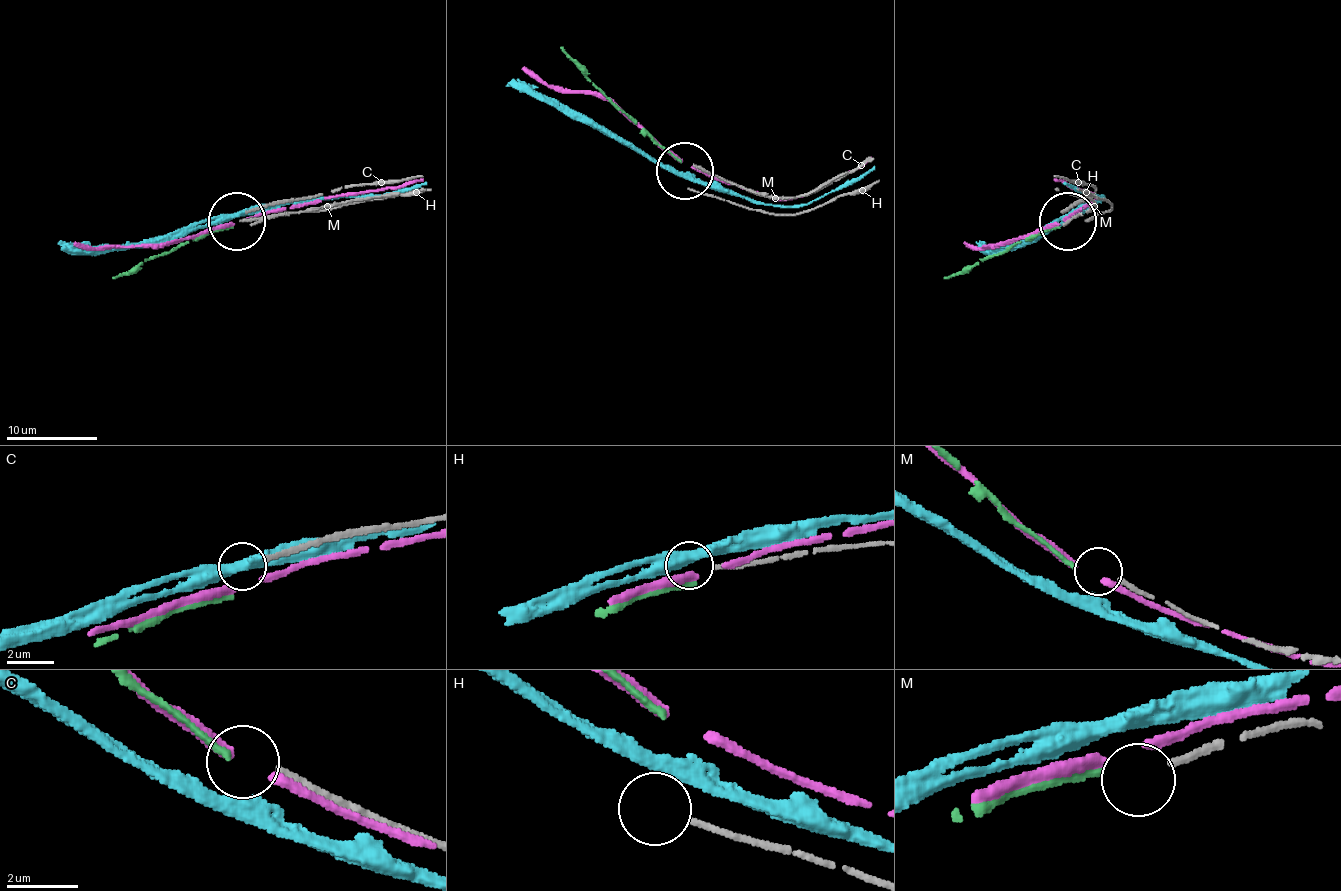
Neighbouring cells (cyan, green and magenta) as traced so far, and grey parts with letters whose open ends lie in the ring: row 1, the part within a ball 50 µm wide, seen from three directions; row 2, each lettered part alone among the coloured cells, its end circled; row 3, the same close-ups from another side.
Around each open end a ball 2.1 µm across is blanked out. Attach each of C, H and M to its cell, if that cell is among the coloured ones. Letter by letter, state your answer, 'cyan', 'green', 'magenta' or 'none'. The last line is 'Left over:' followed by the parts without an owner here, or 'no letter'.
C: none
H: none
M: none
Left over: C, H, M

